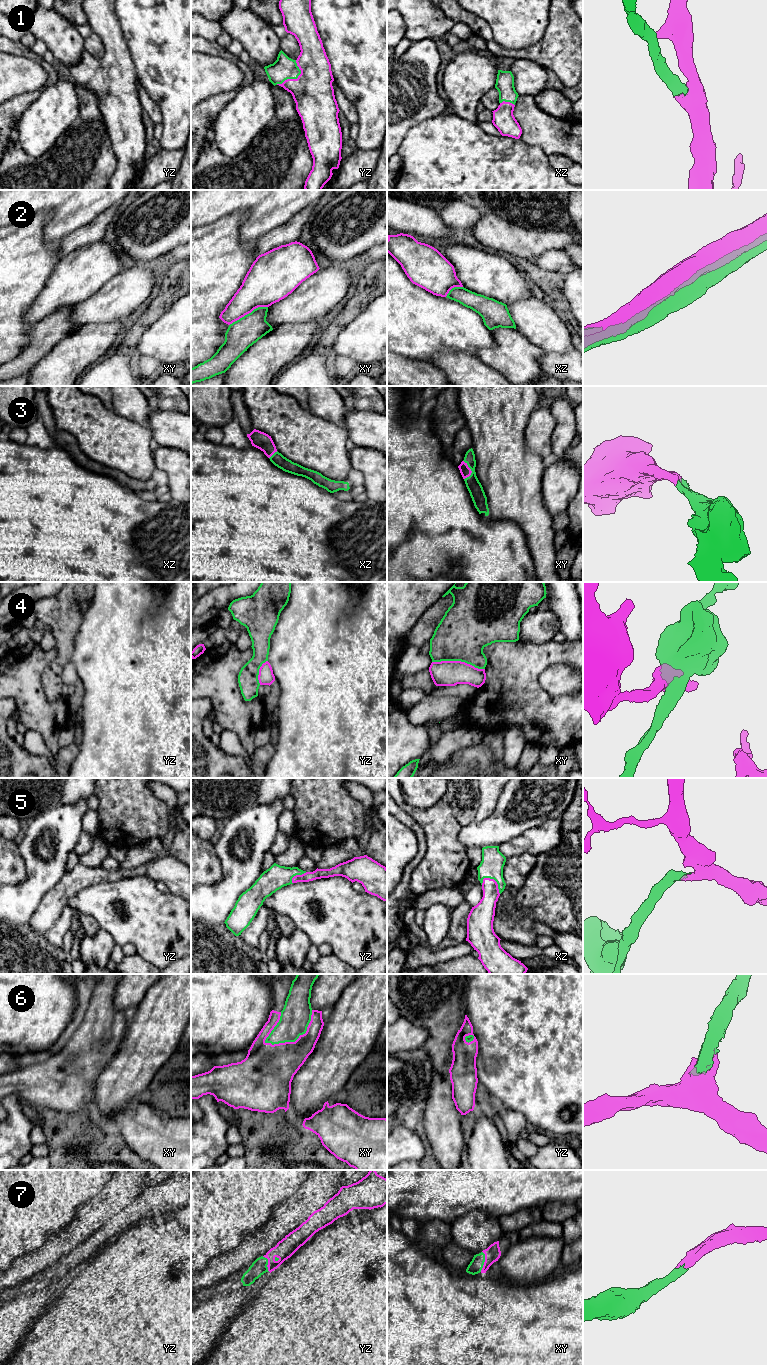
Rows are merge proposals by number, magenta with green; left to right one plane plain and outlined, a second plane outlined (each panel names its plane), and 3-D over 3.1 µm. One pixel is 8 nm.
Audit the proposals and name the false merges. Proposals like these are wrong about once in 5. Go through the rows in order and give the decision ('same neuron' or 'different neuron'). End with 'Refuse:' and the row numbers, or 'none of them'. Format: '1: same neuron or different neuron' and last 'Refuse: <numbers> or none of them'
1: same neuron
2: different neuron
3: same neuron
4: different neuron
5: same neuron
6: same neuron
7: same neuron
Refuse: 2, 4

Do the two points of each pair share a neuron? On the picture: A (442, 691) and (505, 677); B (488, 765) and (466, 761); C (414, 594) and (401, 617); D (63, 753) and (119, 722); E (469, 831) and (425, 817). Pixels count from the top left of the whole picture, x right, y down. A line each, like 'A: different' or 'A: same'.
A: different
B: same
C: same
D: different
E: different

